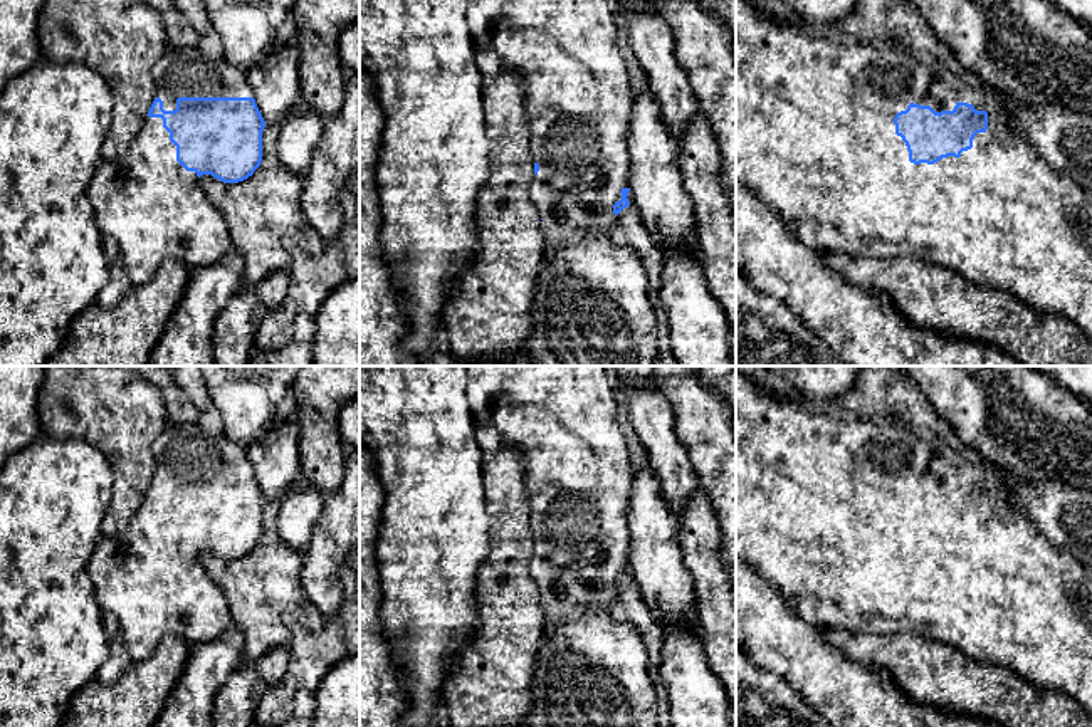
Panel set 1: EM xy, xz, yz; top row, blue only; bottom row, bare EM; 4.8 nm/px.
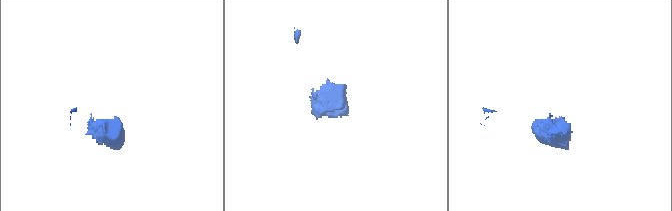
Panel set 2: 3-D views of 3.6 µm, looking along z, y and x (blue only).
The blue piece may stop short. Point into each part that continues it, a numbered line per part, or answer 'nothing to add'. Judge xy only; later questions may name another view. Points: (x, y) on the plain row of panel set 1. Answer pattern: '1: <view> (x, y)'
1: xy (180, 449)

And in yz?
1: yz (815, 516)

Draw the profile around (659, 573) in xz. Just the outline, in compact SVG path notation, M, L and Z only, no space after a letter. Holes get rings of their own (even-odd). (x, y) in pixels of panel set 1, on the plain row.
M650 465L633 470L628 499L630 583L640 591L660 628L692 626L696 591L679 546L679 519Z

